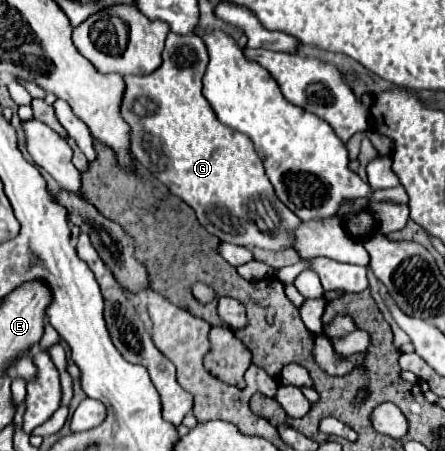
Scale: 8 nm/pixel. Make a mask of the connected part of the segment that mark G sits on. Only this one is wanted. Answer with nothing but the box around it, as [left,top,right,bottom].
[122,34,300,250]

